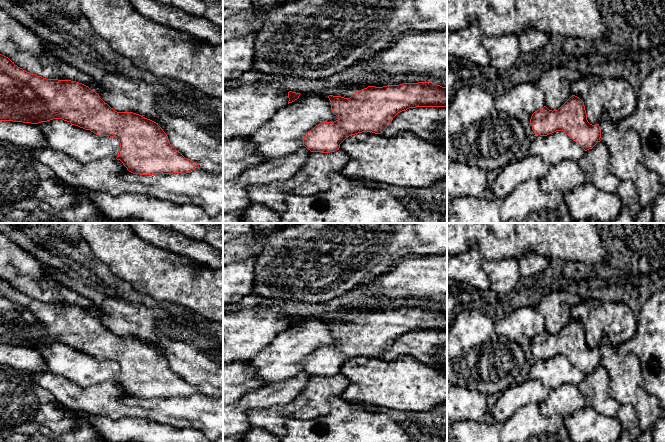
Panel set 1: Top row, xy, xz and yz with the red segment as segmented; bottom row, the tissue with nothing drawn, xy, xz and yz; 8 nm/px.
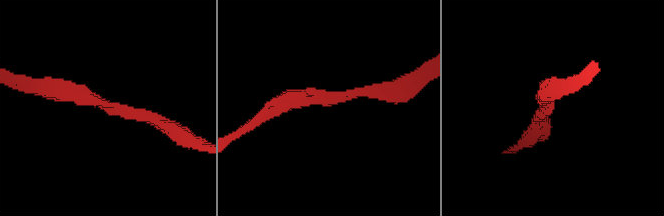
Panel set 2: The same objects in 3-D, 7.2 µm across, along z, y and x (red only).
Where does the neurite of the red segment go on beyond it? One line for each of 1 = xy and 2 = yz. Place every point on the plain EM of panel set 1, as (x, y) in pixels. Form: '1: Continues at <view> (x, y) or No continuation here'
1: No continuation here
2: No continuation here

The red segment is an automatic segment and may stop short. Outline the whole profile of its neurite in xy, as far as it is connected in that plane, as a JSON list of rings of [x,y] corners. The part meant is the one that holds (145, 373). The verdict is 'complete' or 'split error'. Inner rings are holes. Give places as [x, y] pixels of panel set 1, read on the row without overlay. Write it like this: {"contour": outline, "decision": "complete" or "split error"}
{"contour": [[[0,278],[0,345],[38,348],[62,343],[98,360],[119,364],[117,384],[133,398],[186,398],[199,388],[185,382],[171,370],[158,347],[133,336],[117,336],[88,310],[71,304],[47,303],[31,298]]], "decision": "complete"}

